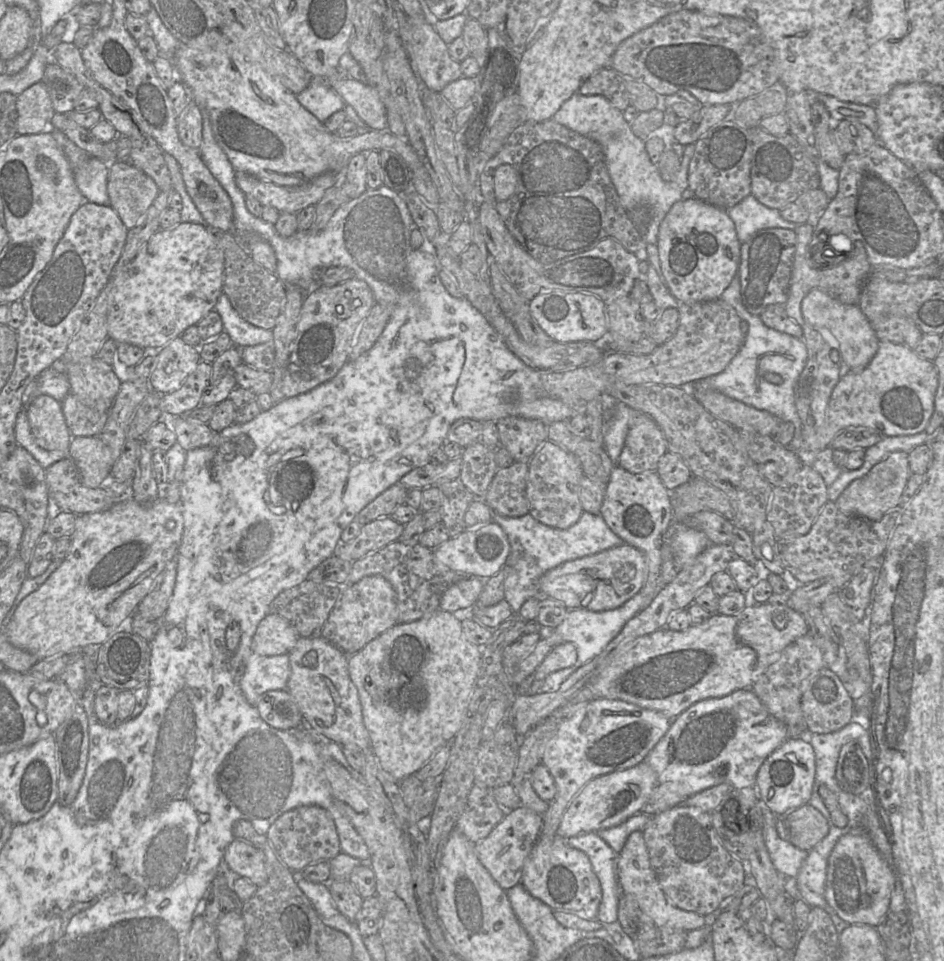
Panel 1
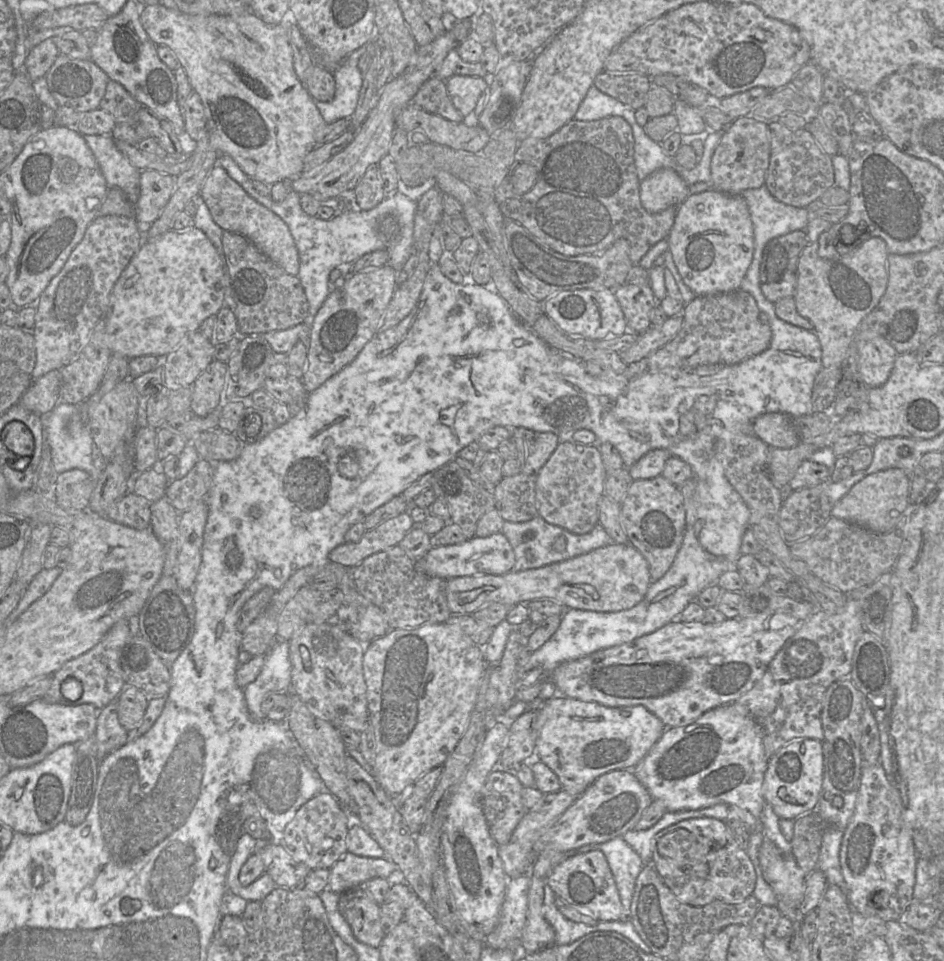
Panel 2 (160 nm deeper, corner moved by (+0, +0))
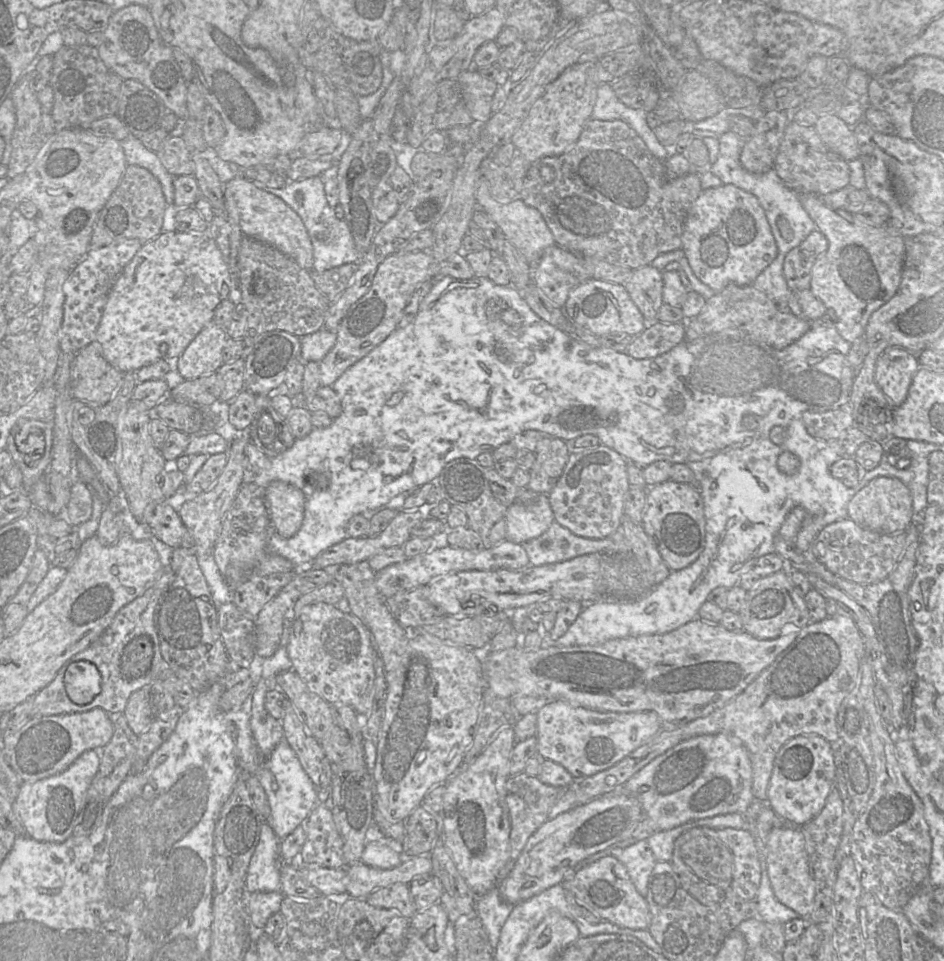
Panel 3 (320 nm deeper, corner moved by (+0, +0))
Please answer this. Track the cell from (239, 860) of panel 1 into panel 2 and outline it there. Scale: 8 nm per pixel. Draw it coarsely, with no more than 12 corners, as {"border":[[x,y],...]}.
{"border":[[278,843],[262,854],[265,873],[280,888],[297,887],[311,871]]}

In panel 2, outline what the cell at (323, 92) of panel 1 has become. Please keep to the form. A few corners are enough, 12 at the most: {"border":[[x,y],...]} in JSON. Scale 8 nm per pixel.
{"border":[[368,43],[332,71],[335,95],[315,100],[327,124],[355,112],[364,74],[358,59]]}

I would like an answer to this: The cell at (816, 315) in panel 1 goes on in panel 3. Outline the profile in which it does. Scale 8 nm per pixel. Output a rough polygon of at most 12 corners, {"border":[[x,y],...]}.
{"border":[[889,347],[875,381],[894,407],[905,401],[917,355]]}

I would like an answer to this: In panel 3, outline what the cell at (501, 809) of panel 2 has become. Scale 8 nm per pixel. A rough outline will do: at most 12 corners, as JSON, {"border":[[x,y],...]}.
{"border":[[522,772],[506,781],[510,859],[548,820],[565,788]]}

